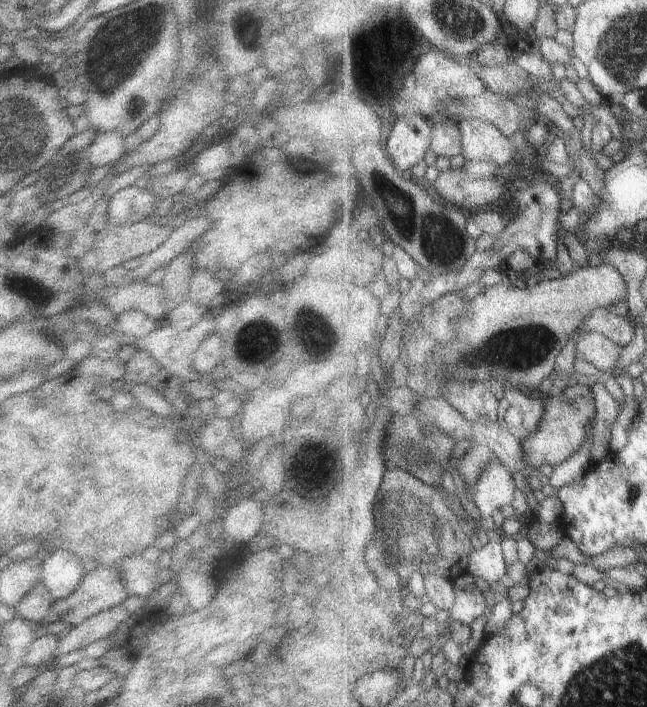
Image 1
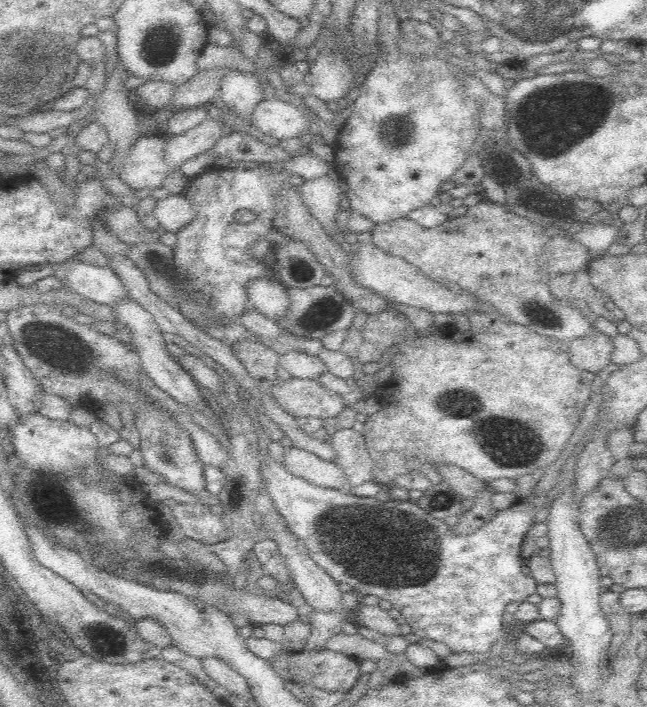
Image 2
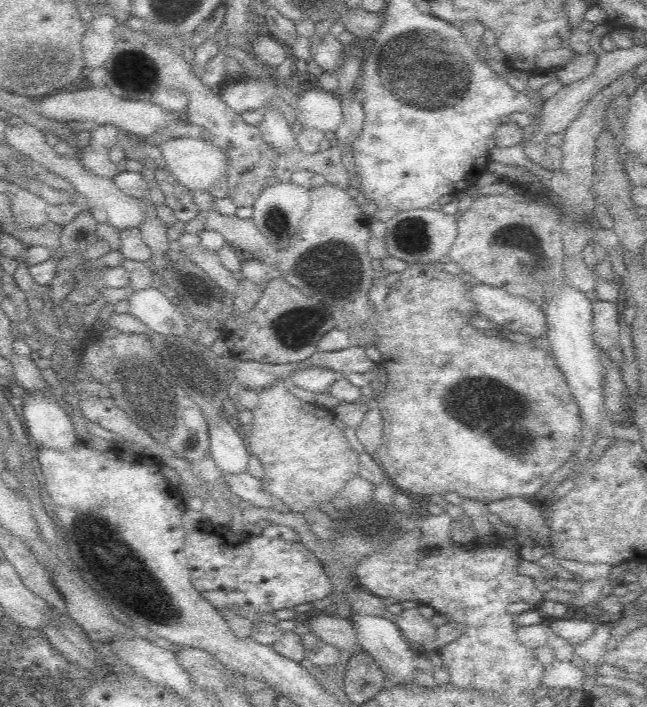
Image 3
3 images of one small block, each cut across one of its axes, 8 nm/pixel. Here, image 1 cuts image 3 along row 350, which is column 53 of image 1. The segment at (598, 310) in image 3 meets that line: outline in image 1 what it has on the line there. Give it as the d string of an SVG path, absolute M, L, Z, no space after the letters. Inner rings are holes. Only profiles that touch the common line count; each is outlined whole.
M97 568L84 573L77 588L67 598L54 601L52 609L59 620L74 627L99 611L120 605L131 595L117 568Z

